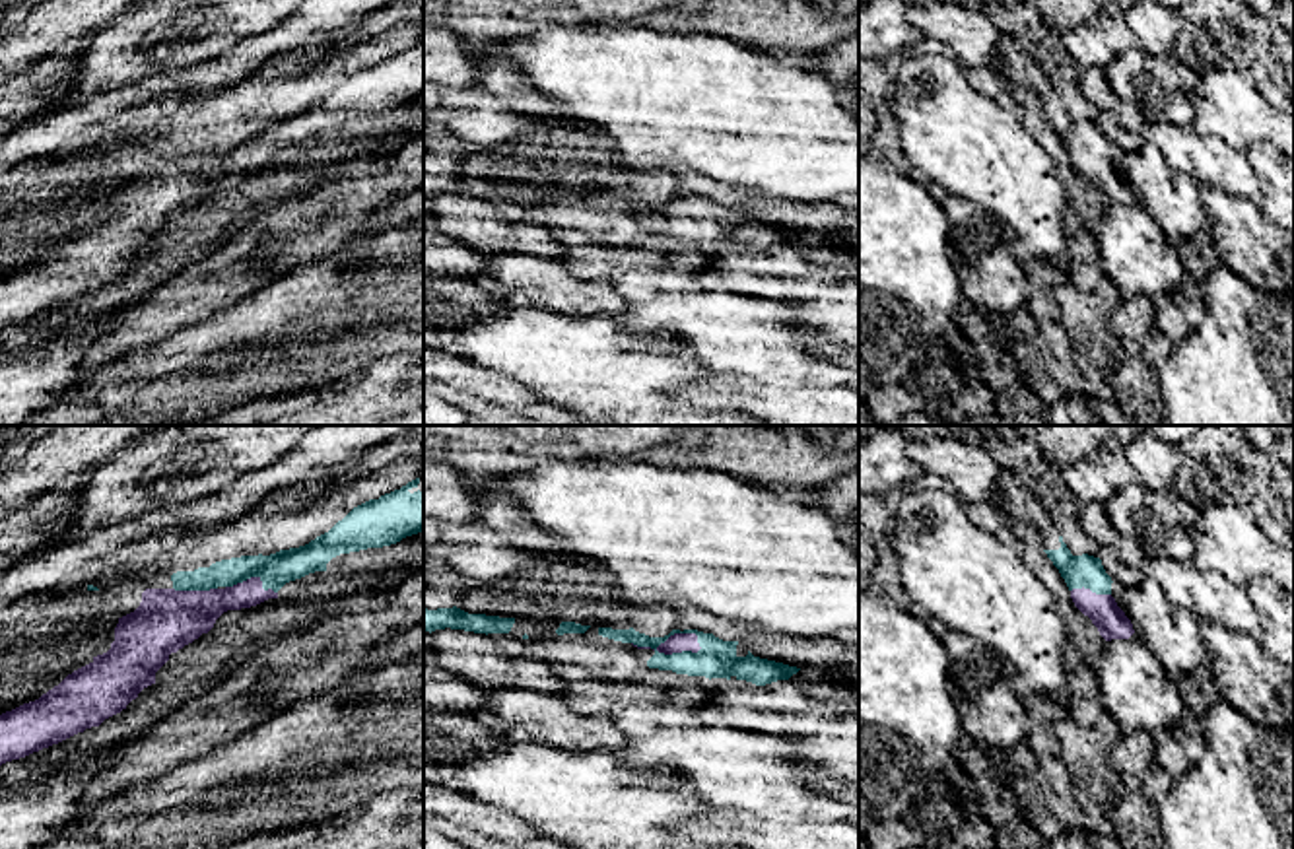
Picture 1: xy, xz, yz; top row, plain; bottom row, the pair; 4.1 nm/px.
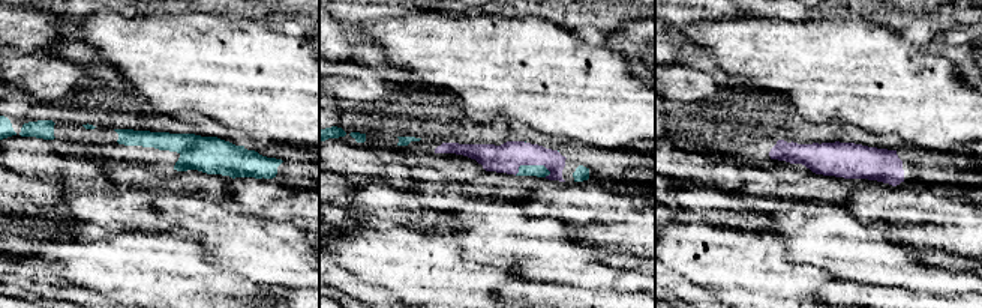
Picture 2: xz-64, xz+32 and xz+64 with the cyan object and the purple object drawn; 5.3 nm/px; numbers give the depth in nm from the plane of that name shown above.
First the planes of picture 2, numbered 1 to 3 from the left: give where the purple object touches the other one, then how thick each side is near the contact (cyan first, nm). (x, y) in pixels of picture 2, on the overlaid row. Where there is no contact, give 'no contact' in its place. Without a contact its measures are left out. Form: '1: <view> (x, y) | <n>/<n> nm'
1: no contact
2: xz+32 (531, 166) | 60/160 nm
3: no contact

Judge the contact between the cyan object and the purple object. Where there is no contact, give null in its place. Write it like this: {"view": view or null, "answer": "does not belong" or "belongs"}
{"view": "xz", "answer": "belongs"}

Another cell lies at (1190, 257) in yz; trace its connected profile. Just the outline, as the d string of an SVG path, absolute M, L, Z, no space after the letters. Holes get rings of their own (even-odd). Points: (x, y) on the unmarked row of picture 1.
M1191 239L1177 241L1175 249L1177 249L1179 260L1185 268L1185 276L1177 289L1187 299L1193 299L1193 301L1203 299L1201 284L1205 282L1209 268L1205 266L1203 258Z

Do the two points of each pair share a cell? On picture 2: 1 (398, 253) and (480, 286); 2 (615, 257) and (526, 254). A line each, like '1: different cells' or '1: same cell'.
1: same cell
2: different cells

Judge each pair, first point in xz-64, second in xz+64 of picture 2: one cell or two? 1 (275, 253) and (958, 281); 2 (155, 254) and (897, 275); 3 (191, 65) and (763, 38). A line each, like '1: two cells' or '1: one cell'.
1: one cell
2: two cells
3: one cell

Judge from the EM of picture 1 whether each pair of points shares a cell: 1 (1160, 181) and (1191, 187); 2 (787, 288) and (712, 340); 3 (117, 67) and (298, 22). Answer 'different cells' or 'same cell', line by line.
1: same cell
2: different cells
3: different cells

